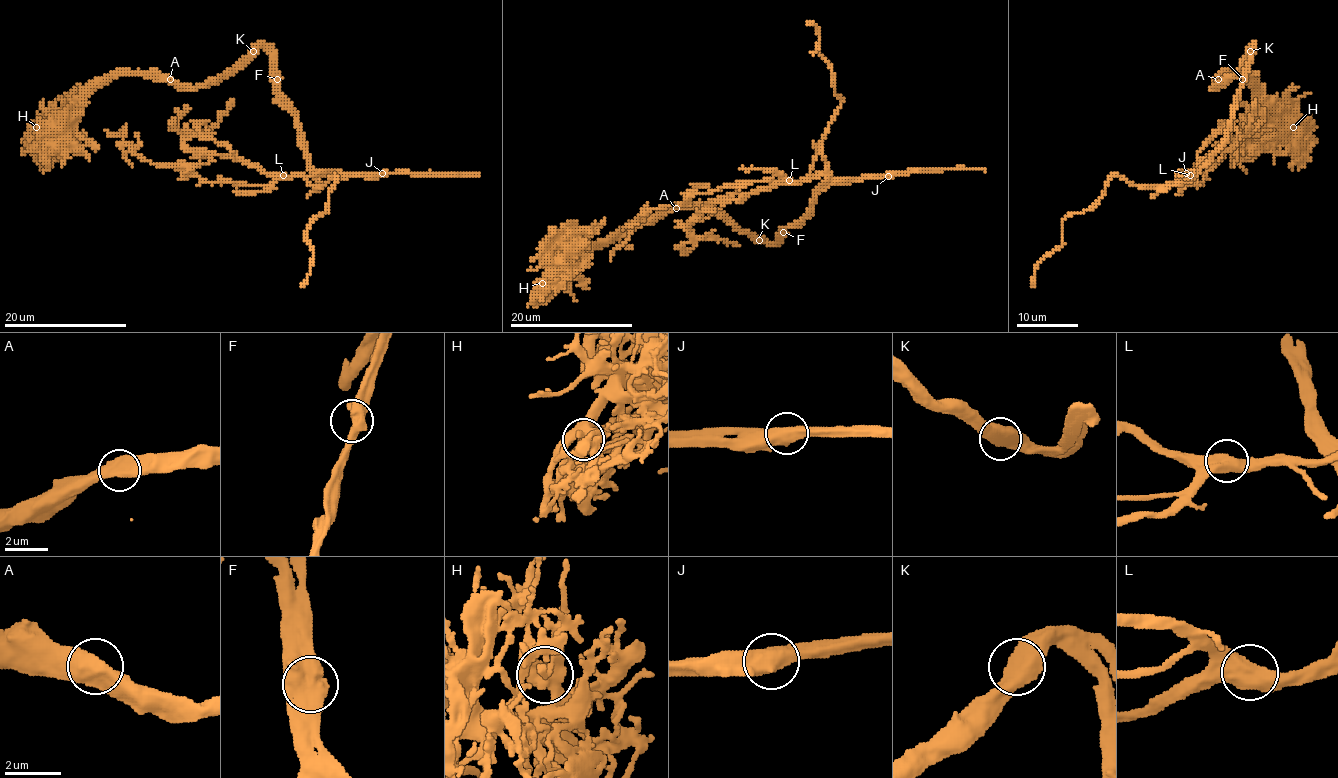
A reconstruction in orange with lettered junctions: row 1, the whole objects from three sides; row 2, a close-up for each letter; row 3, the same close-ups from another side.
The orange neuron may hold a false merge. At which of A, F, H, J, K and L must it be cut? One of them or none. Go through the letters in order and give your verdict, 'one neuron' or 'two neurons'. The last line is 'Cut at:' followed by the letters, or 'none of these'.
A: one neuron
F: one neuron
H: one neuron
J: two neurons
K: one neuron
L: one neuron
Cut at: J

